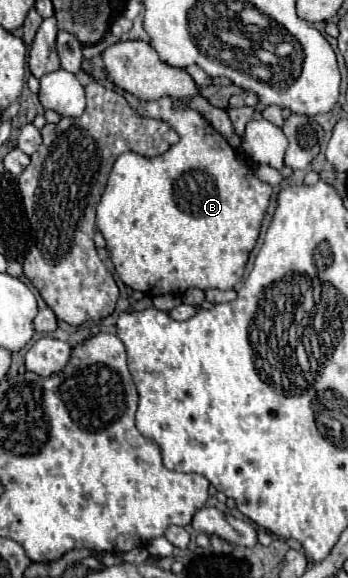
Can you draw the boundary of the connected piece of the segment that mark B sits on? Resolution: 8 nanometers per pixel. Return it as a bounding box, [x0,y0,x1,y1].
[96,96,272,296]

